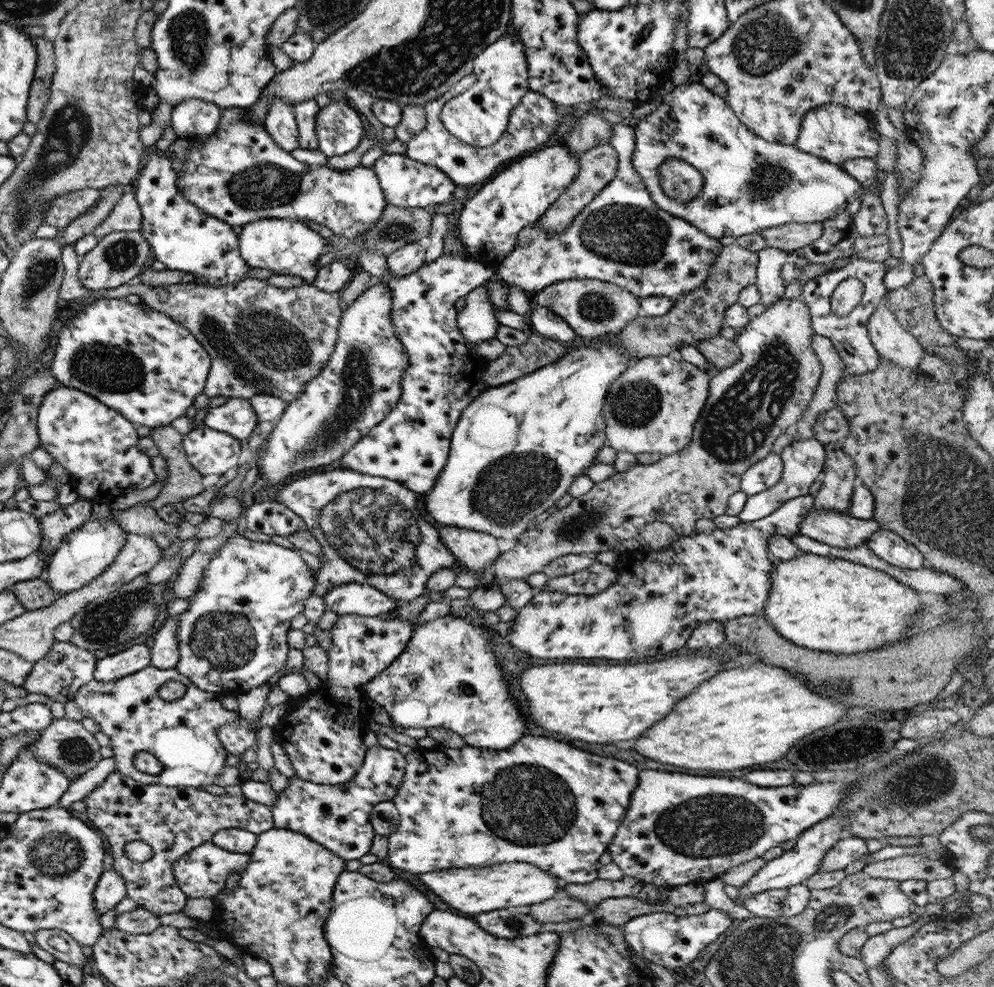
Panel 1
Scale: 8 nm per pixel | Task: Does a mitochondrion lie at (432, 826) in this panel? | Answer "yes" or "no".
no

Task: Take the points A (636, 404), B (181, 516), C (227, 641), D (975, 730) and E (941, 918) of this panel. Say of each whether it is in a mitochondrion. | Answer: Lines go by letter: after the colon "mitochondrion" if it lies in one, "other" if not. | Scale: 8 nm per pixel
A: mitochondrion
B: other
C: mitochondrion
D: other
E: other

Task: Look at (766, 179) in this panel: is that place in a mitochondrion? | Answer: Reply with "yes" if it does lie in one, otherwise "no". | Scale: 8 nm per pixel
yes

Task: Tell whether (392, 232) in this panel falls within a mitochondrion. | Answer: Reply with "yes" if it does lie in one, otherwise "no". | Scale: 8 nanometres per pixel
yes

